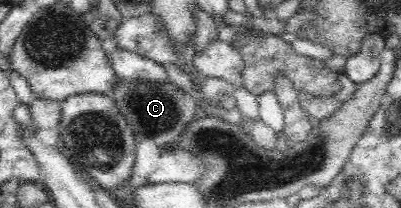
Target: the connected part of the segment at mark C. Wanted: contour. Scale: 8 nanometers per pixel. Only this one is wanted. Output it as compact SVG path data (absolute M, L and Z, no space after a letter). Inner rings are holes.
M118 78L110 89L113 104L126 119L136 144L151 139L158 146L175 141L200 113L195 96L186 93L169 79L152 81L144 78Z

